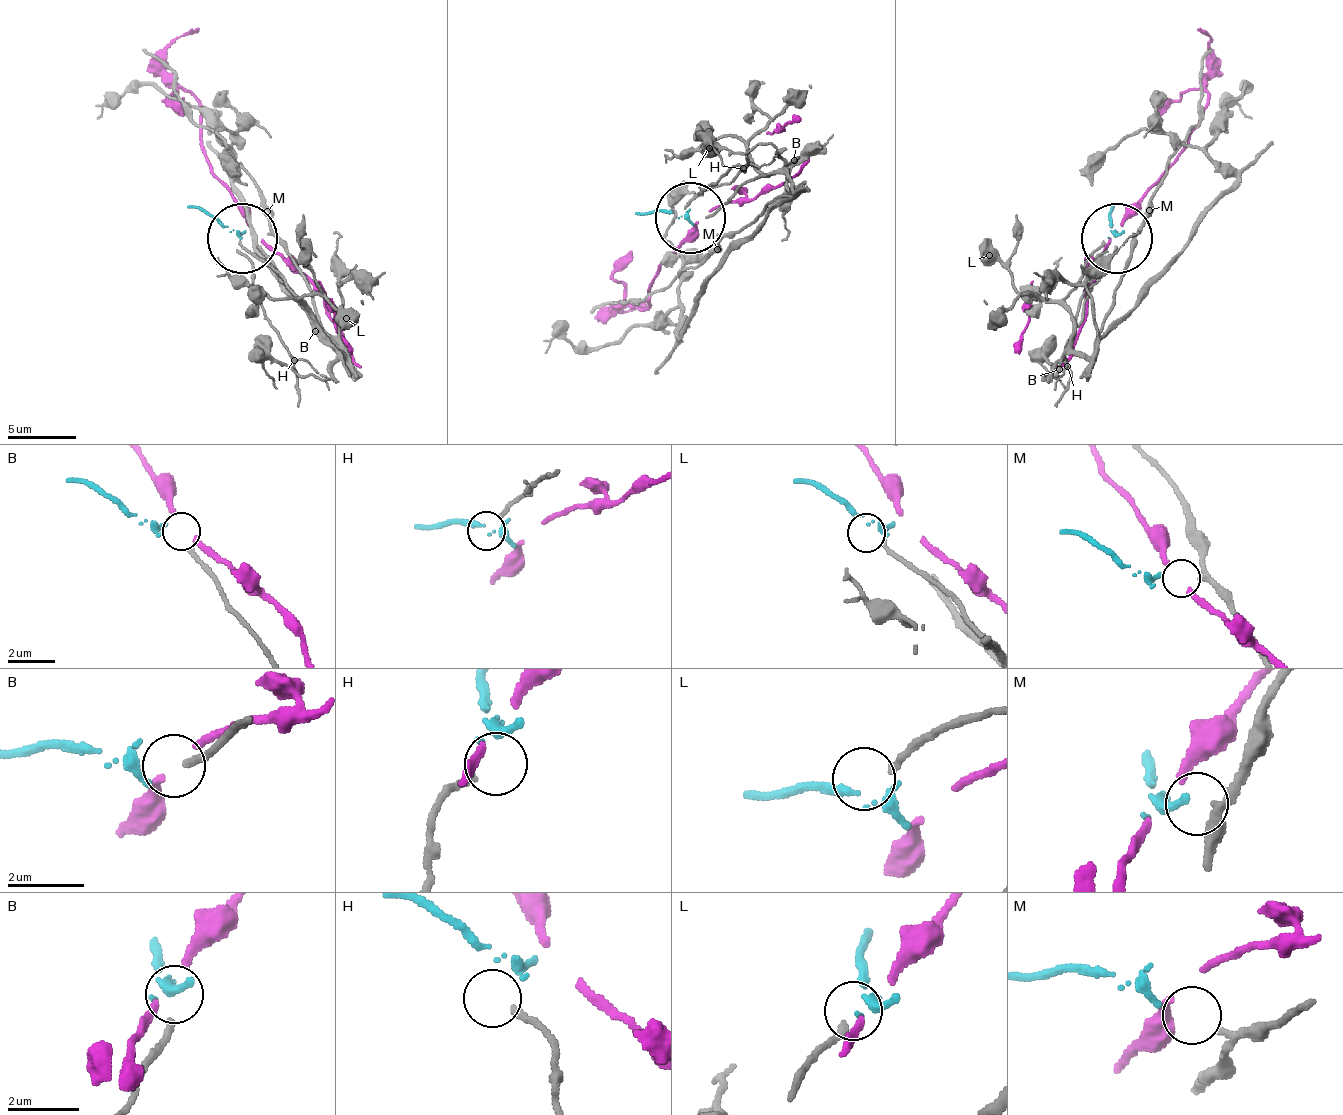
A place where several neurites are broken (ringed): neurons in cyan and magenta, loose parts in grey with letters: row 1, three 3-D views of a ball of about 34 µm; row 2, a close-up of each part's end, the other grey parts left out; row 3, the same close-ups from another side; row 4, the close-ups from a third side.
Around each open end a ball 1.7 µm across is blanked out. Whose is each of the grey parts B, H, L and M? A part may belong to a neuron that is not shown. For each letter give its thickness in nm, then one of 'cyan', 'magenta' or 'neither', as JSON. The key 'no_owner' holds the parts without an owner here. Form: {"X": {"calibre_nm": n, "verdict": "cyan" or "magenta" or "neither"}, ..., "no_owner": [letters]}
{"B": {"calibre_nm": 190, "verdict": "neither"}, "H": {"calibre_nm": 170, "verdict": "neither"}, "L": {"calibre_nm": 180, "verdict": "neither"}, "M": {"calibre_nm": 180, "verdict": "cyan"}, "no_owner": ["B", "H", "L"]}

